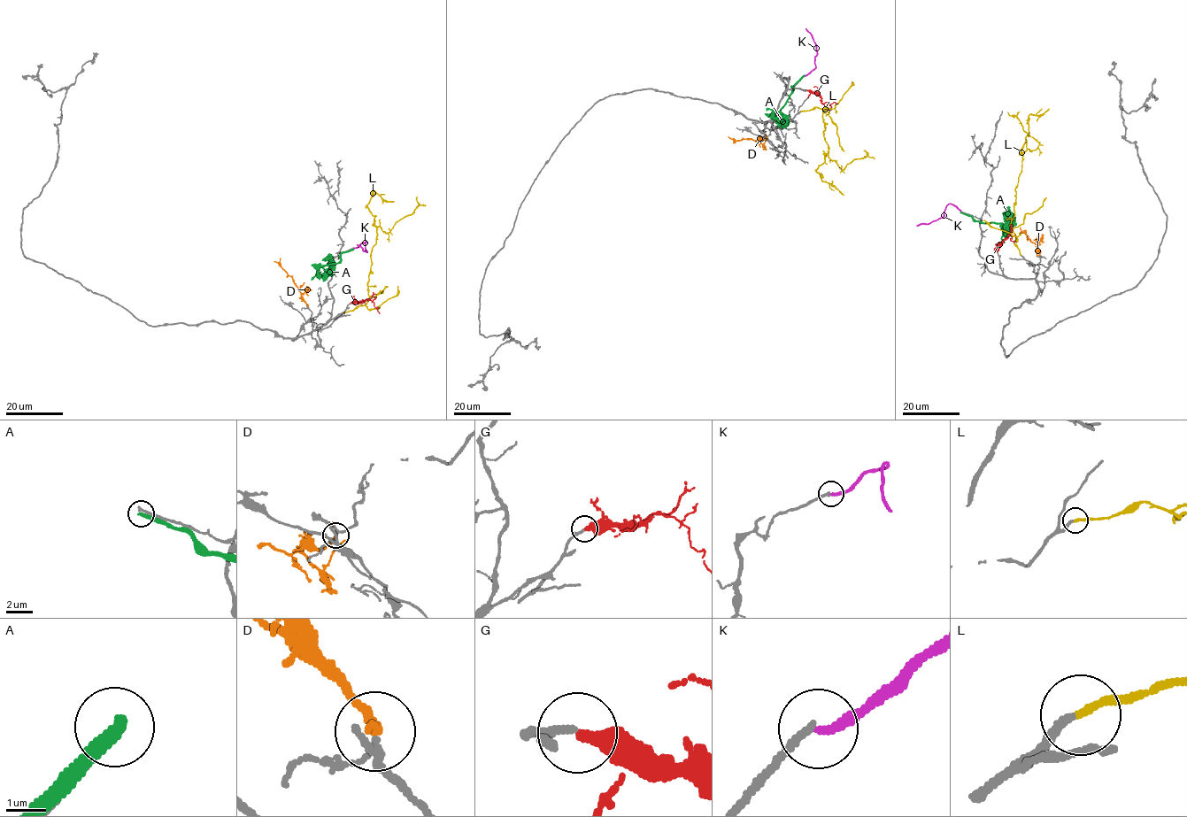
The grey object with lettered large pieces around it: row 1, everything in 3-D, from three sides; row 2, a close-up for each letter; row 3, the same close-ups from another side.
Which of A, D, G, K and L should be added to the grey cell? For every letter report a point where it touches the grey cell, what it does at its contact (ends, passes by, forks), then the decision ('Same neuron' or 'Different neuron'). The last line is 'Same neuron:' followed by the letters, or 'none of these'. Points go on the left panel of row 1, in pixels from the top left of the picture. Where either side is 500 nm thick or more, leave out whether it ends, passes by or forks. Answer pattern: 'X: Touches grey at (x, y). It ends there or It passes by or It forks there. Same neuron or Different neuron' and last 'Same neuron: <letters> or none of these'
A: Touches grey at (352, 249). It ends there. Different neuron
D: Touches grey at (308, 305). It ends there. Same neuron
G: Touches grey at (350, 303). It ends there. Different neuron
K: Touches grey at (354, 248). It ends there. Different neuron
L: Touches grey at (343, 312). It ends there. Same neuron
Same neuron: D, L

